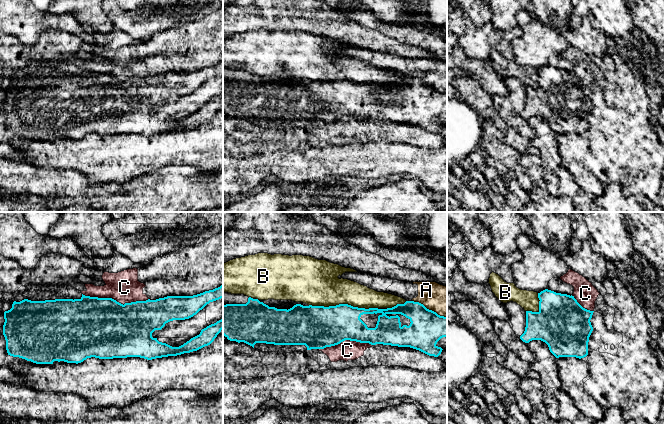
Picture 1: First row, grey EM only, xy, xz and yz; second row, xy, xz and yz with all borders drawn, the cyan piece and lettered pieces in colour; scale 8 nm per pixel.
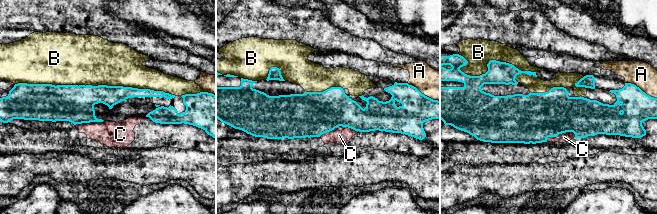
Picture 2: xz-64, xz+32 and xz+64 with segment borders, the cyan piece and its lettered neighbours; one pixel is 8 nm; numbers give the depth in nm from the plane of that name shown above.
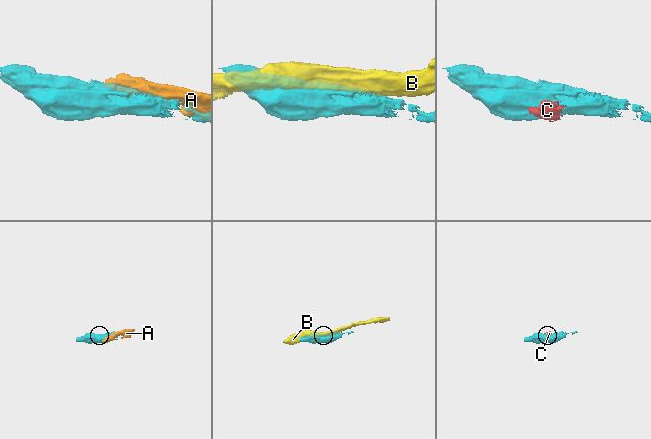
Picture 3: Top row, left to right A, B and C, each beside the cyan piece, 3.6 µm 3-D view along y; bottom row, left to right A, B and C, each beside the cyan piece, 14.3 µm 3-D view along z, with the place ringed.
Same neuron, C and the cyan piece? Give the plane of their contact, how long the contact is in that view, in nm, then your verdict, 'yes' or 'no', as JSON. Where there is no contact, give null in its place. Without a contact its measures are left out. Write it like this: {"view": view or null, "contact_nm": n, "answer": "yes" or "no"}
{"view": "xy", "contact_nm": 550, "answer": "no"}

